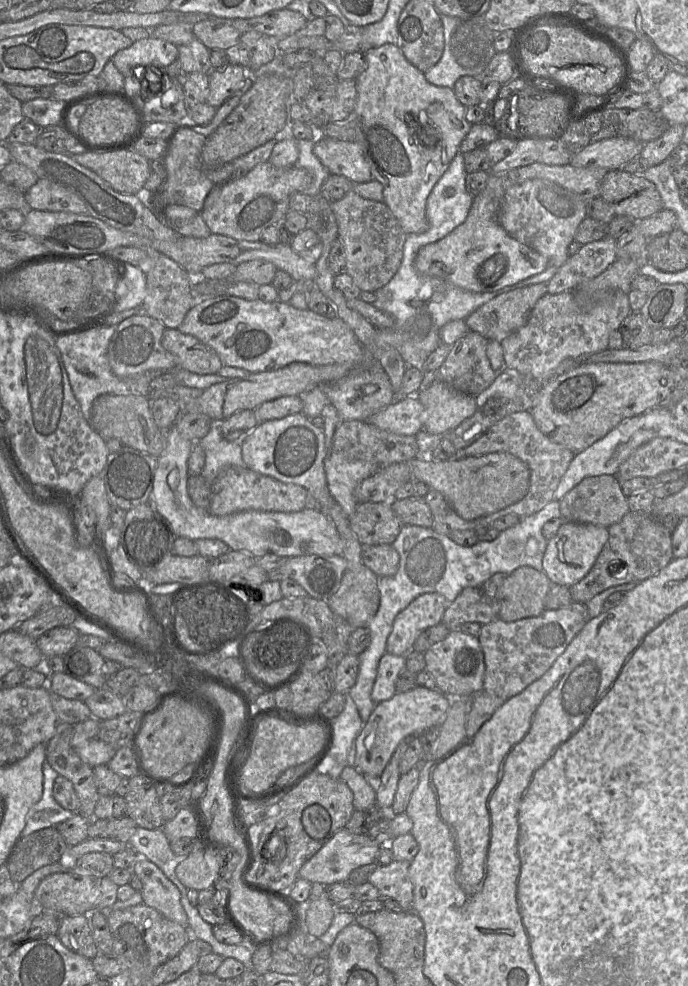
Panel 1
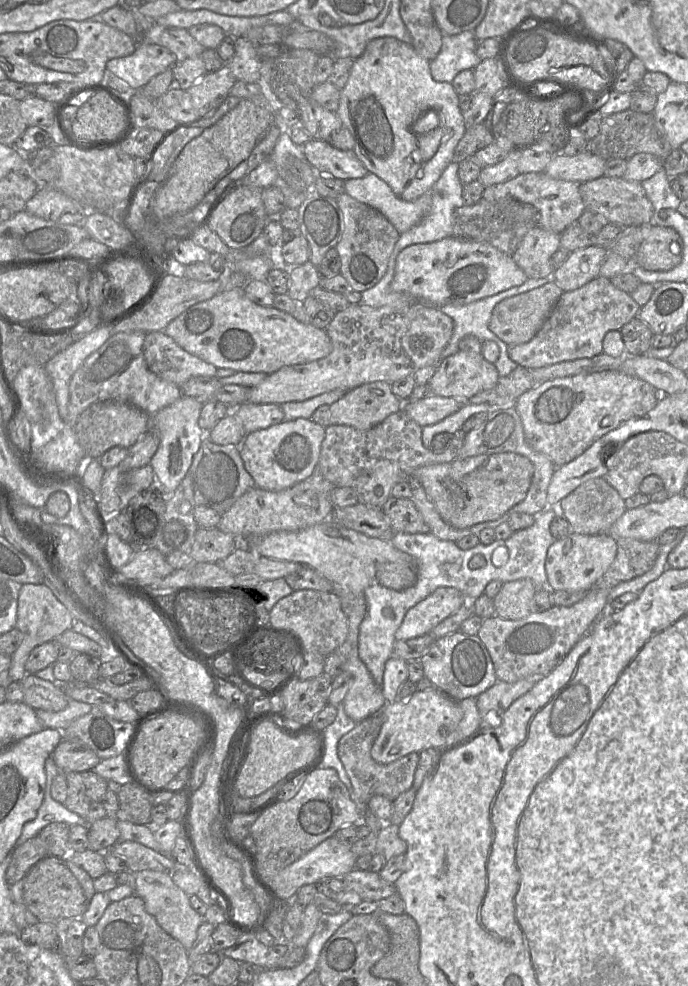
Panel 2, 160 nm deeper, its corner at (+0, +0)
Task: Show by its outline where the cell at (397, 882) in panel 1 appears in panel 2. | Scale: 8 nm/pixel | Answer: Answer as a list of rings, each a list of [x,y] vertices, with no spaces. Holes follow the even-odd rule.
[[[353,869],[344,876],[346,890],[355,891],[365,901],[378,902],[395,894],[394,883],[383,880],[379,873]]]

